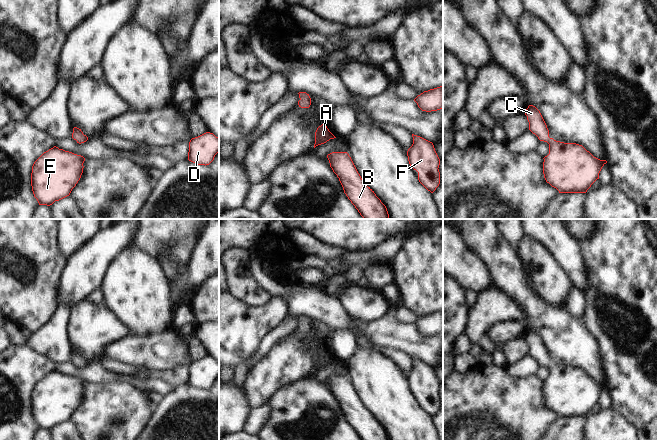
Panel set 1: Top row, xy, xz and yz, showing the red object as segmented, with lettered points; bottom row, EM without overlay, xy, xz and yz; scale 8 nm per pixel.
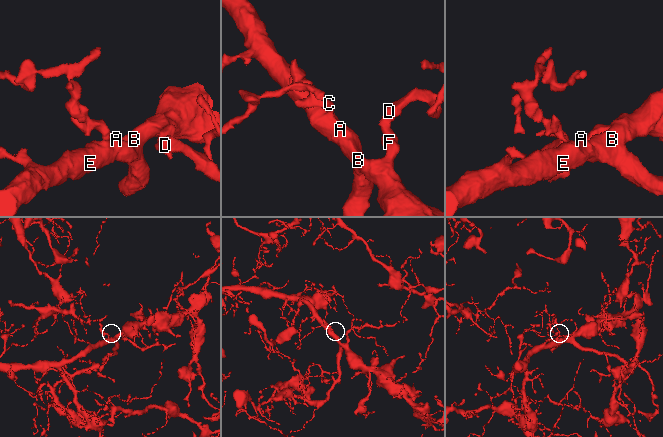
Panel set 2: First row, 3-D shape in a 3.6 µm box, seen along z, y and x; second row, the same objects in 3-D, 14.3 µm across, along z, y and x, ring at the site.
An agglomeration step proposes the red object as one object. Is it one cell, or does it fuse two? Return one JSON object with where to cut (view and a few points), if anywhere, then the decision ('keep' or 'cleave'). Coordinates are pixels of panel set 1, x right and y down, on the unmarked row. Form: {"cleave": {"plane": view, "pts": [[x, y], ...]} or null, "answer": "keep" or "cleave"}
{"cleave": null, "answer": "keep"}

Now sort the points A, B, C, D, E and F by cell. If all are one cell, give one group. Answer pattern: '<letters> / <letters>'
A B C D E F

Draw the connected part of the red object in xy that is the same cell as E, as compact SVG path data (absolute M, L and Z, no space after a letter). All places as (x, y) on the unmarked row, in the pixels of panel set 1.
M54 370L33 388L31 410L39 429L52 429L70 419L83 397L85 382Z

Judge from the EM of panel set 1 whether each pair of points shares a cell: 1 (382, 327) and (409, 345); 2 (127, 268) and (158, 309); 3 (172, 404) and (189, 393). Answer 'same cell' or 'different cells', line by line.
1: same cell
2: same cell
3: same cell

